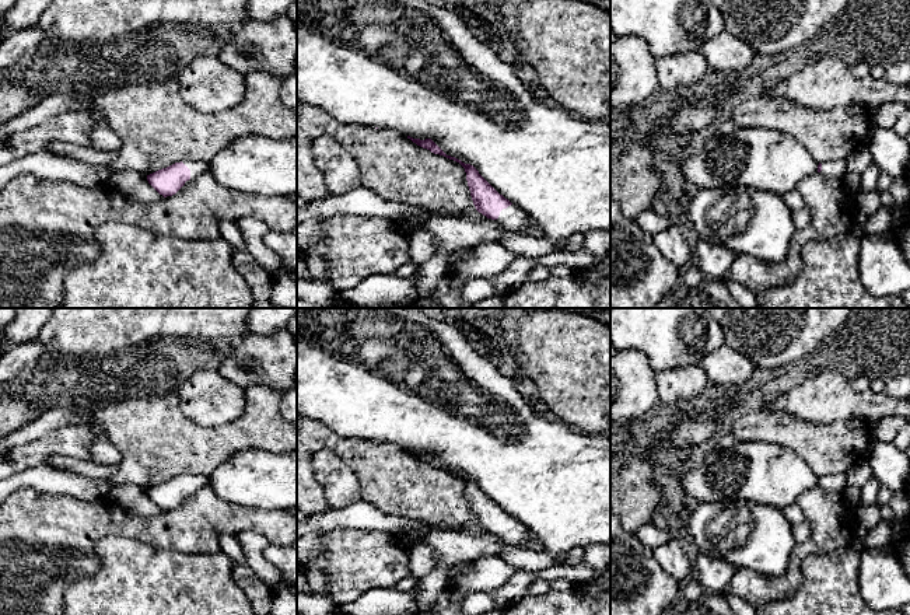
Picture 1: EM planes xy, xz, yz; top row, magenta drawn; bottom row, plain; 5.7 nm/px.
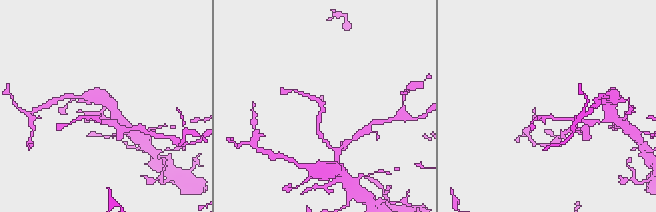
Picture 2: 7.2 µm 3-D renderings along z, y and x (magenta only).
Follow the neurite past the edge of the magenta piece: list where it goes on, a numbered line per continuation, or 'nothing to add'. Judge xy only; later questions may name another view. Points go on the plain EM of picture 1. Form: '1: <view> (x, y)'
1: xy (196, 482)

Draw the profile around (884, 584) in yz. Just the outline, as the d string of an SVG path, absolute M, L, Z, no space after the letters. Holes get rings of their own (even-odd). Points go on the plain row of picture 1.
M893 546L860 552L858 590L875 611L903 609L910 604L910 576Z

